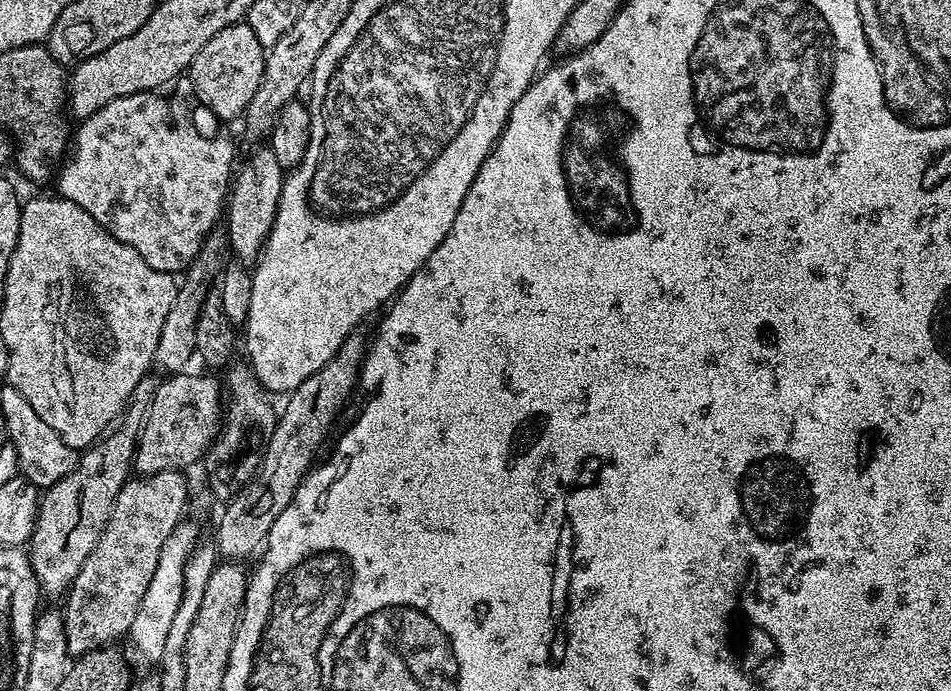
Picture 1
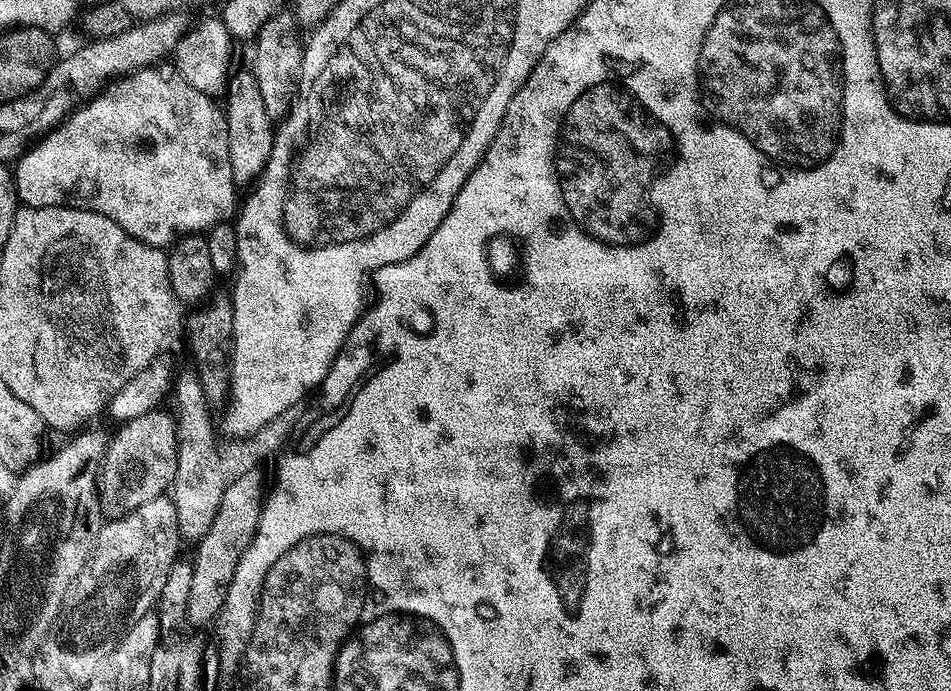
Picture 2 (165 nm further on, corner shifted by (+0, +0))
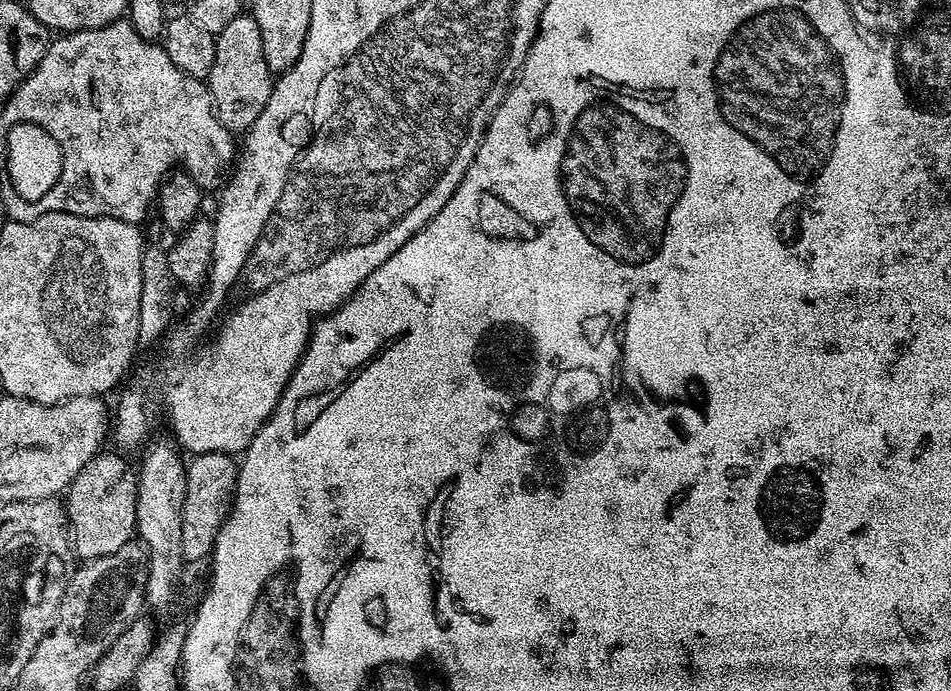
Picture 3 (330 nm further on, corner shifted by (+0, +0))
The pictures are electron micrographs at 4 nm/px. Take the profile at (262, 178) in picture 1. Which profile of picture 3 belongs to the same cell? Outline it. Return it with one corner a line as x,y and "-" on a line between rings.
241,14
215,38
214,66
210,66
210,74
206,77
208,93
216,106
216,117
227,126
229,132
244,134
254,122
258,122
258,114
266,110
274,83
274,74
262,48
262,30
258,30
258,22
252,15

